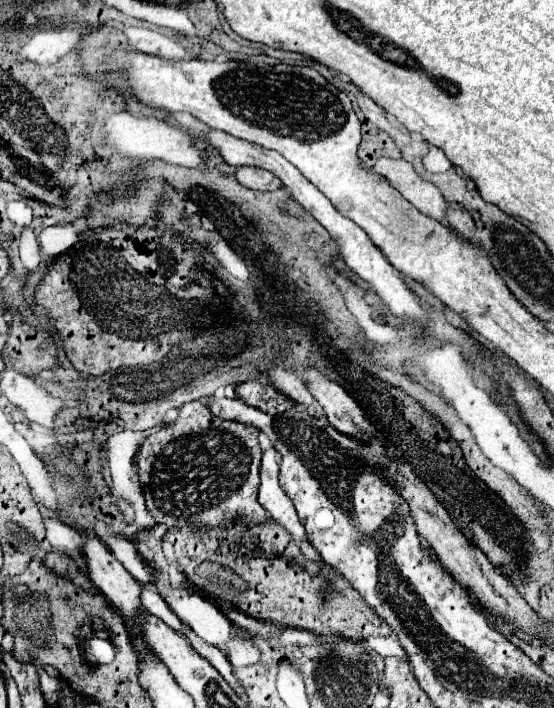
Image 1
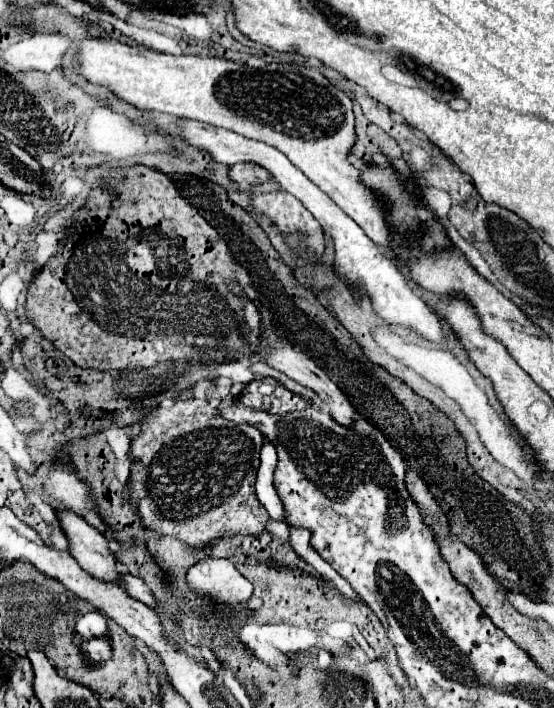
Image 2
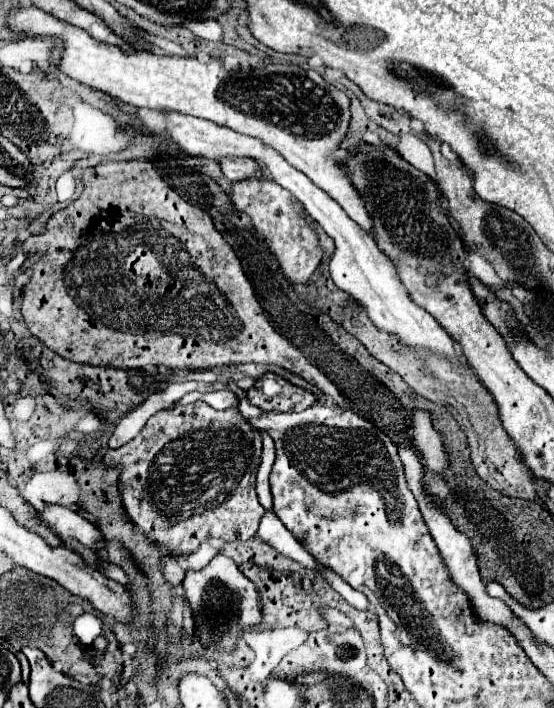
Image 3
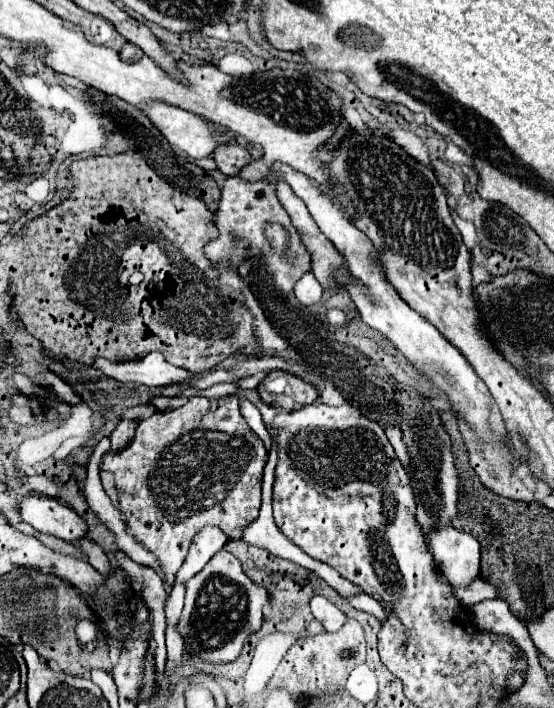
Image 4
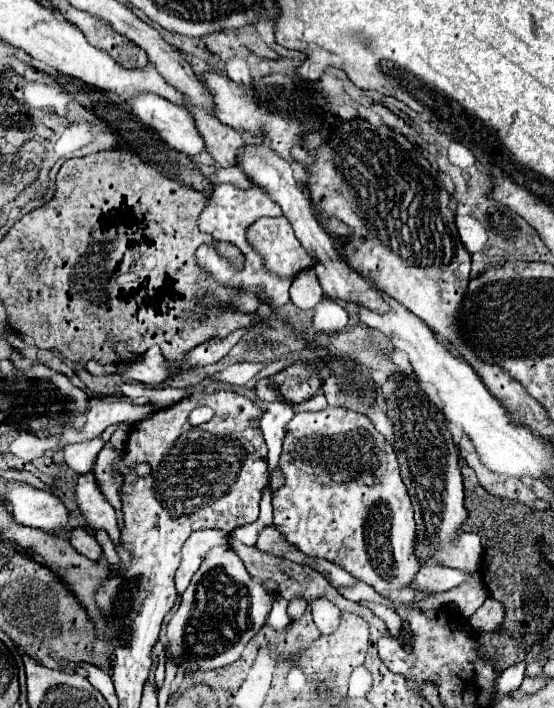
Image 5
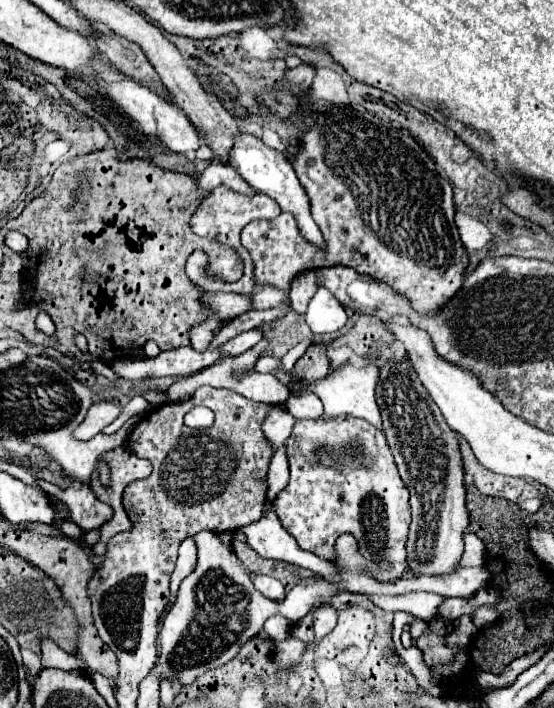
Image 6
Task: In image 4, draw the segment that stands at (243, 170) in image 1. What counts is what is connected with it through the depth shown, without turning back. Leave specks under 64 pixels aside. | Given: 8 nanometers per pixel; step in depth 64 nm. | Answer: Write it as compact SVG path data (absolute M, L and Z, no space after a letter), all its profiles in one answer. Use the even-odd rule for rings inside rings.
M230 140L230 144L220 144L214 154L212 154L218 170L226 176L236 174L242 166L246 166L250 162L250 152L238 142L238 140Z

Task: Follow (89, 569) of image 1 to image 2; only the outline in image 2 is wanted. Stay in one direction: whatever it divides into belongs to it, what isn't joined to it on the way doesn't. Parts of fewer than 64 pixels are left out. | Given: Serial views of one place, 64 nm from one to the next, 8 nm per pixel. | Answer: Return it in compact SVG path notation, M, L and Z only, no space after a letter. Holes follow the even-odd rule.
M58 510L56 516L68 538L68 550L78 560L80 568L92 576L100 576L100 580L116 582L124 568L118 568L104 534L70 510Z

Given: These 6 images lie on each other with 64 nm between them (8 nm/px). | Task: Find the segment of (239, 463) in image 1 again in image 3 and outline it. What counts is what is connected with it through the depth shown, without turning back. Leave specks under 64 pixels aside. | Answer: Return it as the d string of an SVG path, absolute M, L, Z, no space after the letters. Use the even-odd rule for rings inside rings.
M196 402L196 404L186 404L186 406L174 406L172 410L160 410L156 412L154 416L148 418L148 422L144 424L144 428L140 430L140 434L130 440L128 444L124 444L122 448L118 450L108 450L106 456L102 458L104 466L106 468L116 468L118 474L120 474L120 486L122 486L122 504L124 504L124 510L130 518L130 522L152 542L156 544L160 550L168 552L170 558L178 560L178 558L186 558L188 554L192 554L196 548L198 548L198 542L206 536L216 536L216 538L222 538L224 542L234 542L234 540L248 540L254 536L256 528L258 528L258 522L264 514L264 508L262 504L258 502L258 494L256 494L256 474L258 474L258 468L260 468L260 460L262 460L262 438L260 438L260 432L248 422L242 418L242 414L238 412L238 408L228 408L228 410L214 410L210 408L208 404L204 402Z

